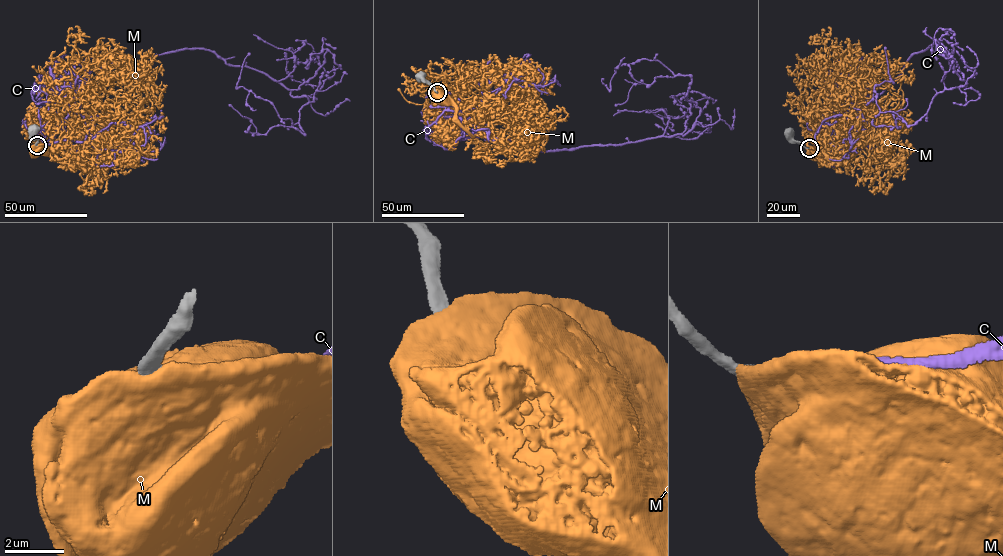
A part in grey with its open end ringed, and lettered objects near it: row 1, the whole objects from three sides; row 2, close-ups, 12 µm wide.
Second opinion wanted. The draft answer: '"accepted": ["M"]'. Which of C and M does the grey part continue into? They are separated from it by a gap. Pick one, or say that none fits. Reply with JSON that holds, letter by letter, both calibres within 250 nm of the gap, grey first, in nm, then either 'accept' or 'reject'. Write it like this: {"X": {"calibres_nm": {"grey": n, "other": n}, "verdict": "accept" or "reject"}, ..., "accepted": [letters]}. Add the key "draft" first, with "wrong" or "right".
{"draft": "wrong", "C": {"calibres_nm": {"grey": 340, "other": 340}, "verdict": "accept"}, "M": {"calibres_nm": {"grey": 340, "other": 1150}, "verdict": "reject"}, "accepted": ["C"]}

